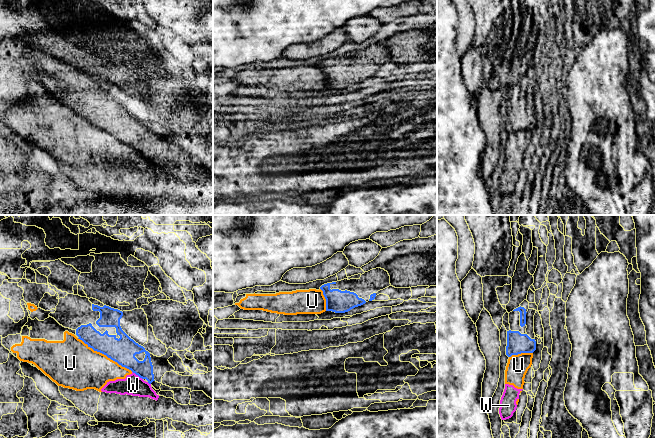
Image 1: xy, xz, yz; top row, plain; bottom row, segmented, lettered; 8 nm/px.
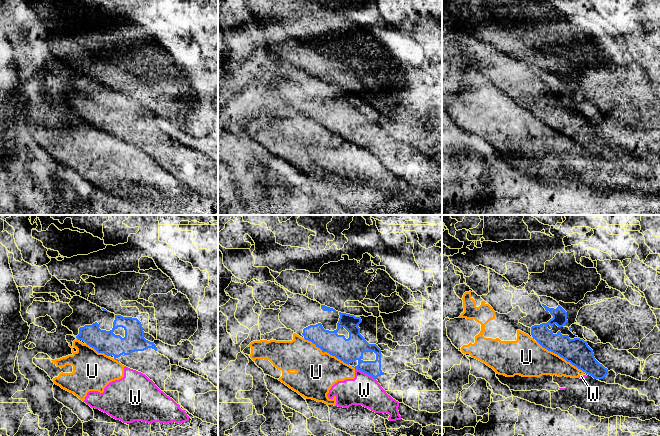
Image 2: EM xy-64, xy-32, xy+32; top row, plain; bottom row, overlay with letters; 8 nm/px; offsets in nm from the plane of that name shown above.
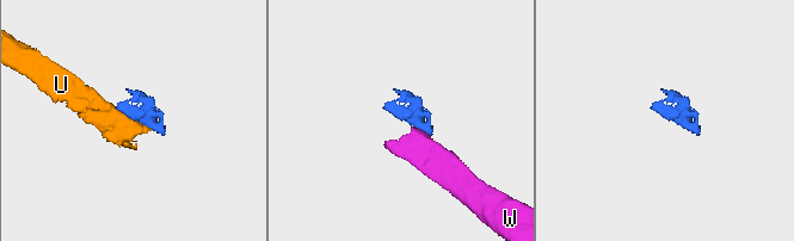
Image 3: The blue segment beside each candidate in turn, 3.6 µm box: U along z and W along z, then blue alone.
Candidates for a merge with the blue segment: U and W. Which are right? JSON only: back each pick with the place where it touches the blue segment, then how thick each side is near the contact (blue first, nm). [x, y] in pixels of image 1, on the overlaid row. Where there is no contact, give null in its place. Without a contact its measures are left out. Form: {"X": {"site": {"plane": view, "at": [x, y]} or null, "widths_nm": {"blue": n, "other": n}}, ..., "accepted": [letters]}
{"accepted": []}

